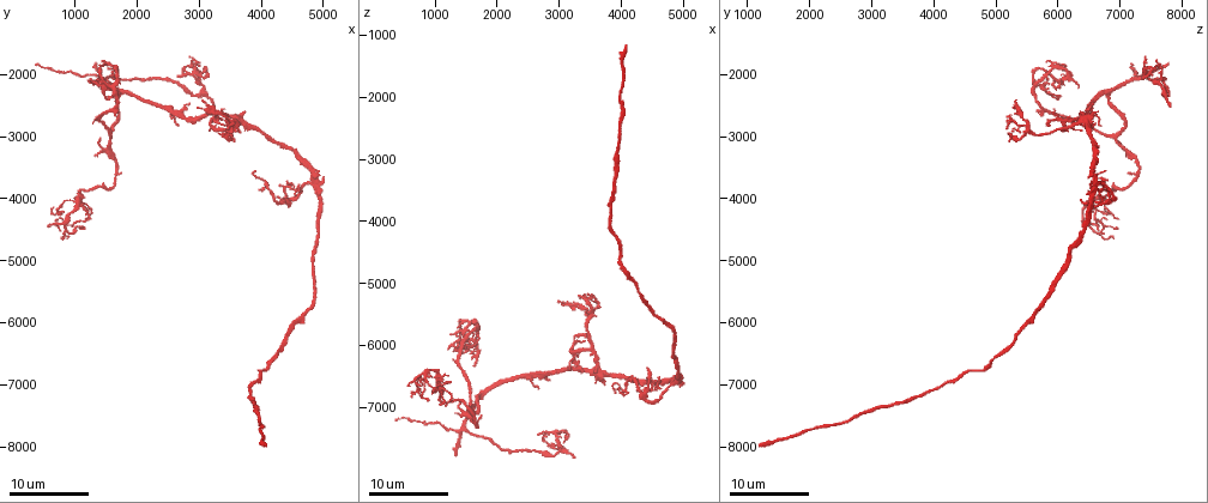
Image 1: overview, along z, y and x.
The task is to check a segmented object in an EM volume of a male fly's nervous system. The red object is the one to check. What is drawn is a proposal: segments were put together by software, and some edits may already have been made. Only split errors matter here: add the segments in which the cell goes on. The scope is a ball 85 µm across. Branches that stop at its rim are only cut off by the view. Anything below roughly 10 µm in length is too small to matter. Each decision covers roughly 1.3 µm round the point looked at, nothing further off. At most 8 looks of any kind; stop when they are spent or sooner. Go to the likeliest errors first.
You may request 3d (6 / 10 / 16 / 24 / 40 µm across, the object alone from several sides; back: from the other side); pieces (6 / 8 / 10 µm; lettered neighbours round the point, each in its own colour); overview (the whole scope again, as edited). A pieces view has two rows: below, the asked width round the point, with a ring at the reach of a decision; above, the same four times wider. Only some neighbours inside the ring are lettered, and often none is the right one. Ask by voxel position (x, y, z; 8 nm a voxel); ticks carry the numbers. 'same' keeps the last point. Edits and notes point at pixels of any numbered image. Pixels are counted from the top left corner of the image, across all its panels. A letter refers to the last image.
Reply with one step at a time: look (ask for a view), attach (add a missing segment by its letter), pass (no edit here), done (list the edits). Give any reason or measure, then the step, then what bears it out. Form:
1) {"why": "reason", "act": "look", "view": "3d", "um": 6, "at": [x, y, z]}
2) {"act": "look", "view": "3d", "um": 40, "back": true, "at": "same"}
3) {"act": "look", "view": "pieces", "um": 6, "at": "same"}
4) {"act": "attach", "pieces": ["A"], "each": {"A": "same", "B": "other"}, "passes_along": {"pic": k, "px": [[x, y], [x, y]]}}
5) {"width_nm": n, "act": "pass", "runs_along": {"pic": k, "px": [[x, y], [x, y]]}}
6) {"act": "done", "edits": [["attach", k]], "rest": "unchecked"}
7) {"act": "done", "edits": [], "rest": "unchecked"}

{"why": "an open end", "act": "look", "view": "3d", "um": 16, "at": [1350, 1800, 7800]}

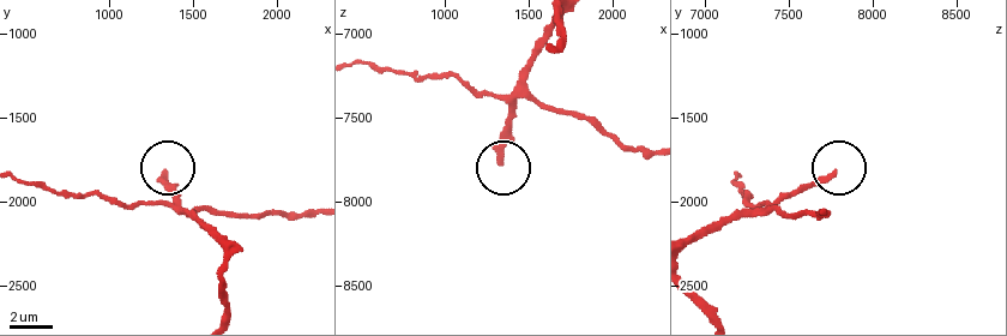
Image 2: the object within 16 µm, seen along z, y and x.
{"act": "look", "view": "pieces", "um": 10, "at": [1340, 1840, 7760]}

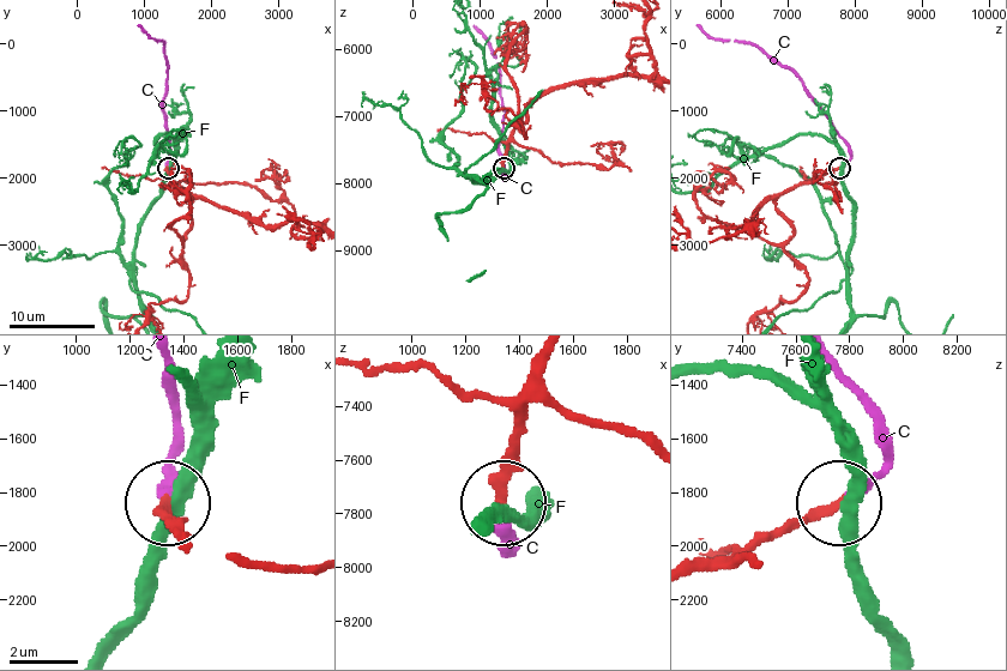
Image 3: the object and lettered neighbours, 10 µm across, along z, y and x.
{"width_nm": 230, "act": "attach", "pieces": ["C"], "each": {"C": "same", "F": "other"}, "passes_along": {"pic": 3, "px": [[751, 548], [816, 520], [882, 465], [882, 413], [837, 362]]}, "found": "the cell continues"}

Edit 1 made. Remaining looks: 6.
{"why": "redraw", "act": "look", "view": "overview"}

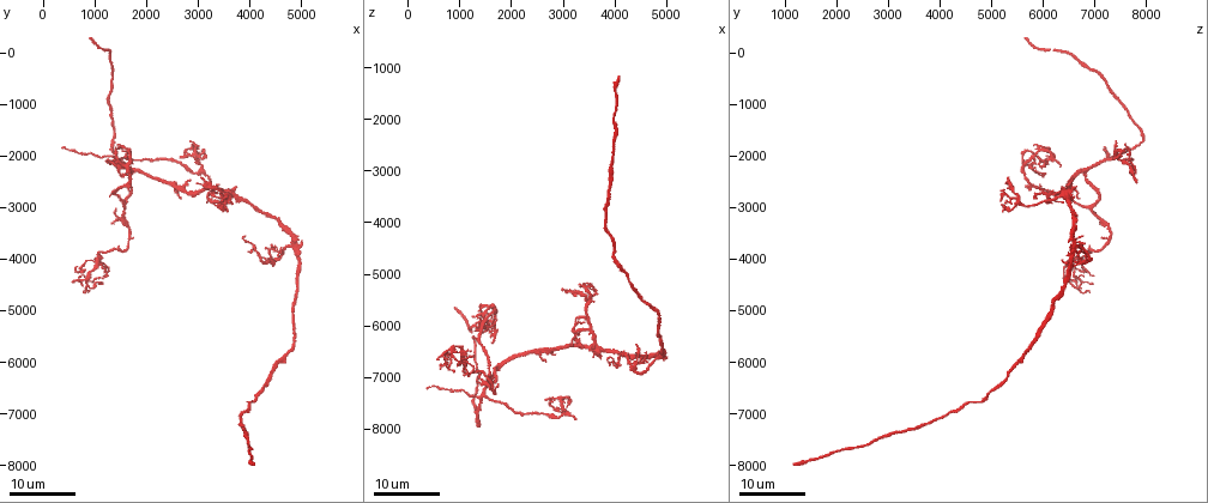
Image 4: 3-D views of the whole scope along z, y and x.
{"why": "an open end", "act": "look", "view": "3d", "um": 16, "at": [850, 4600, 6850]}

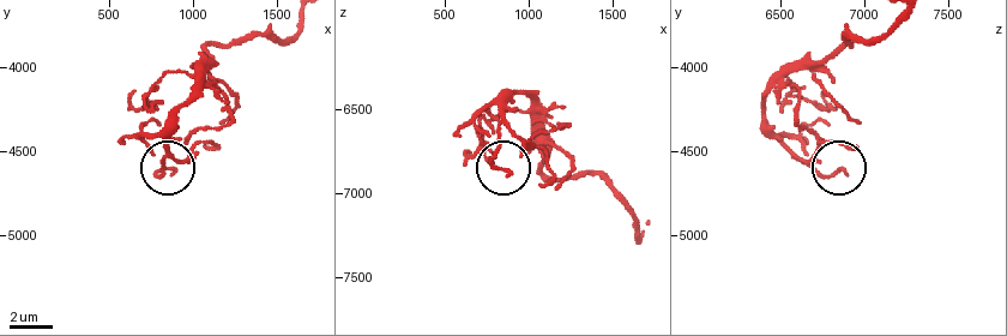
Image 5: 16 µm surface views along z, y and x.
{"act": "look", "view": "pieces", "um": 10, "at": [880, 4600, 6880]}

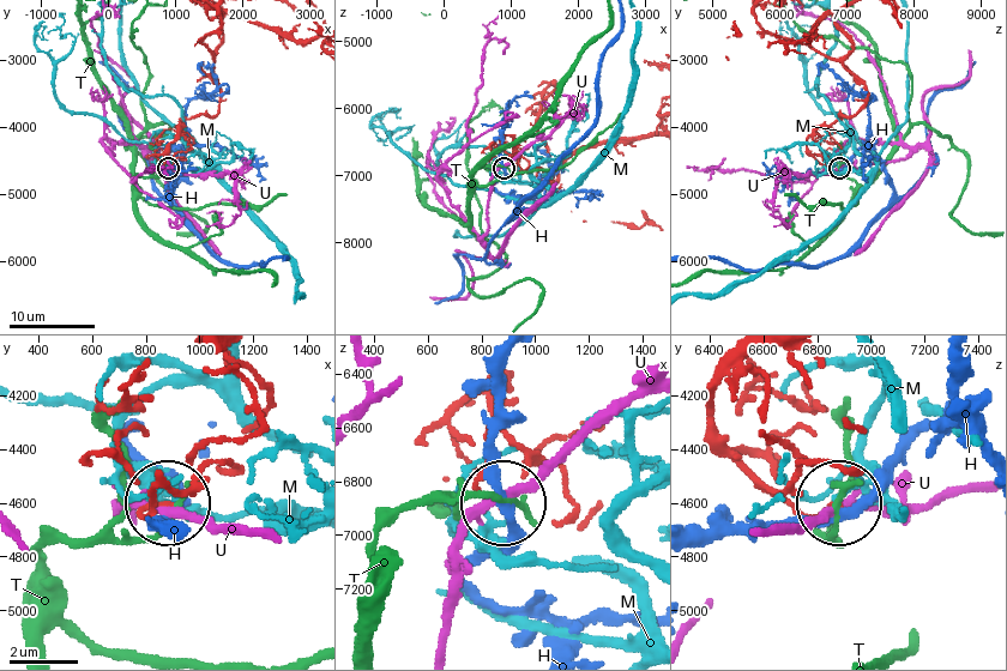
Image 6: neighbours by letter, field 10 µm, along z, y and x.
{"act": "pass", "each": {"H": "other", "M": "other", "T": "other", "U": "other"}, "runs_along": {"pic": 6, "px": [[516, 374], [481, 477], [504, 500]]}, "found": "none of them fits"}

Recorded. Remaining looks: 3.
{"why": "branch stops here", "act": "look", "view": "3d", "um": 16, "at": [1600, 2150, 6350]}

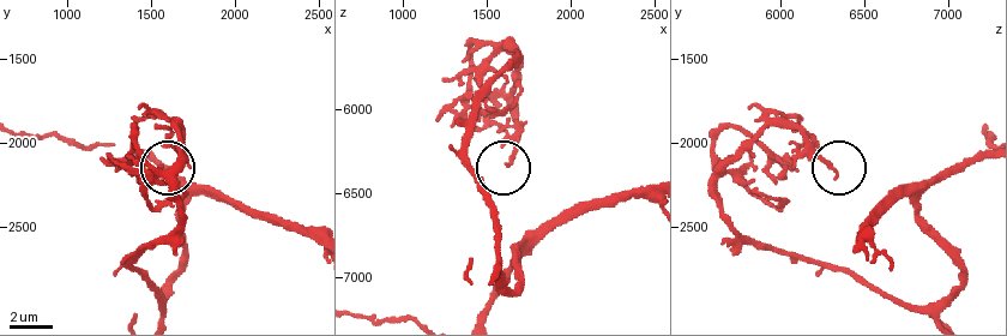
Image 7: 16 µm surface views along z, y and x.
{"act": "look", "view": "pieces", "um": 6, "at": [1620, 2200, 6340]}

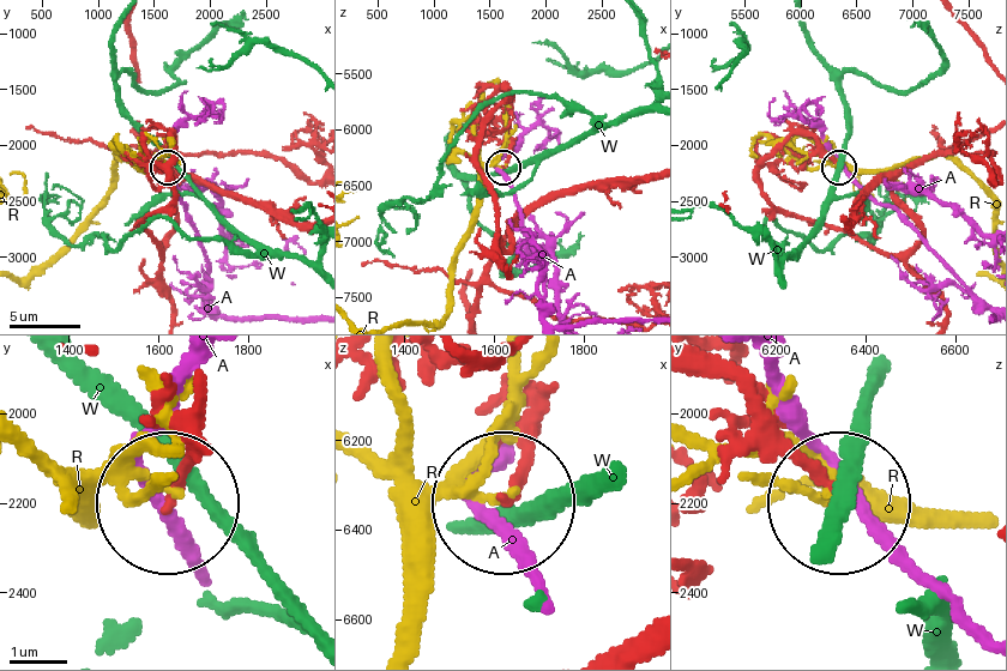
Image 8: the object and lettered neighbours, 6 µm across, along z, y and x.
{"act": "pass", "each": {"A": "other", "R": "other", "W": "other"}, "found": "no lettered segment goes on from it"}

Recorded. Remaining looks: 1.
{"act": "done", "edits": [["attach", 3]], "rest": "unchecked"}

